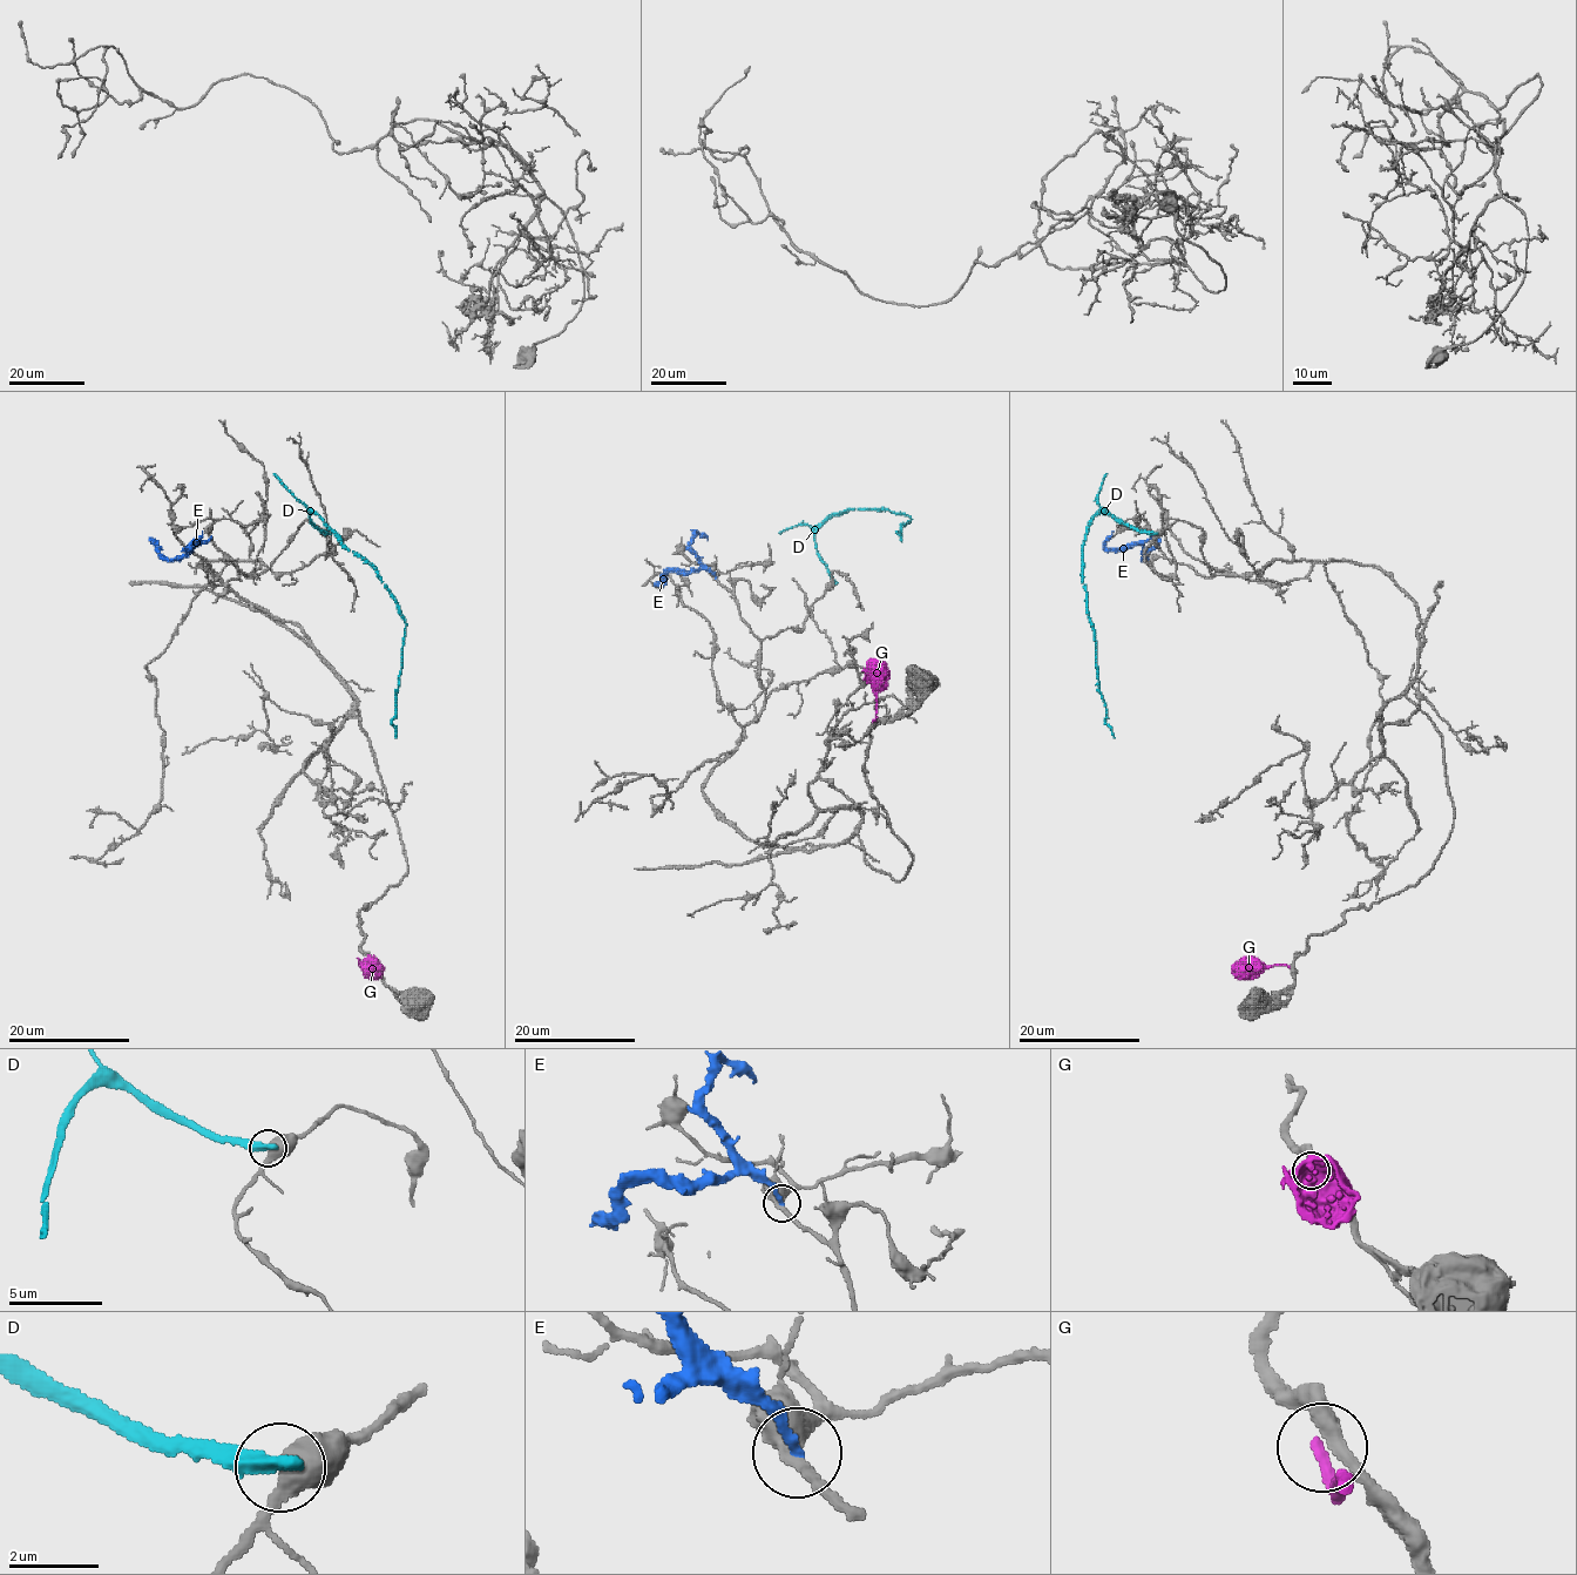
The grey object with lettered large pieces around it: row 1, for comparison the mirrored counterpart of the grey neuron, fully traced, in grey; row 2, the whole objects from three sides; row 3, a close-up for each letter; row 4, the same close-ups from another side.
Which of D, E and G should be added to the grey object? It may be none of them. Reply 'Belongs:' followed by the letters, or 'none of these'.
Belongs: none of these

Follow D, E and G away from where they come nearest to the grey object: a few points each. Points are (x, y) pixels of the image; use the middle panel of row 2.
D: (833, 581), (814, 543), (814, 531), (843, 511), (880, 508), (902, 513), (911, 519), (897, 533), (901, 541)
E: (716, 578), (704, 569), (670, 570), (654, 586)
G: (874, 721), (877, 696), (871, 664), (877, 658)

